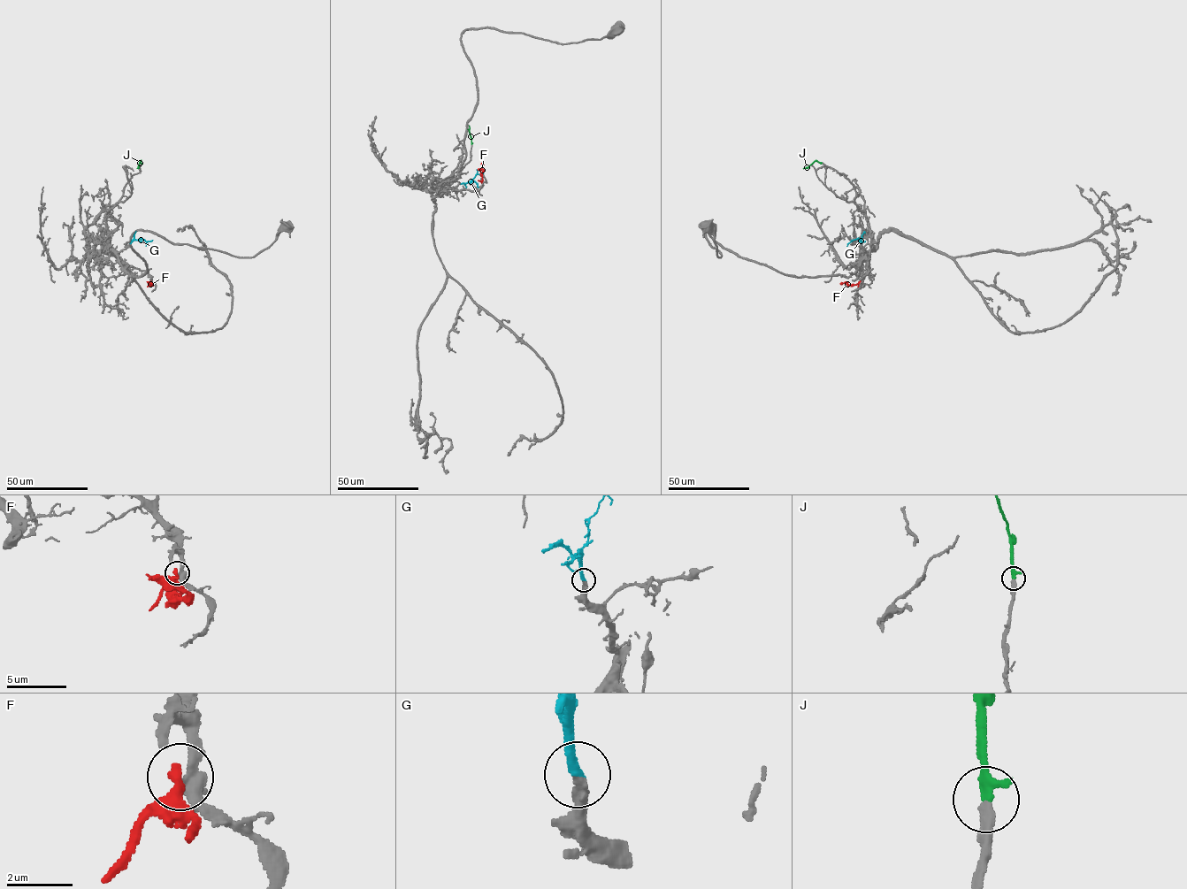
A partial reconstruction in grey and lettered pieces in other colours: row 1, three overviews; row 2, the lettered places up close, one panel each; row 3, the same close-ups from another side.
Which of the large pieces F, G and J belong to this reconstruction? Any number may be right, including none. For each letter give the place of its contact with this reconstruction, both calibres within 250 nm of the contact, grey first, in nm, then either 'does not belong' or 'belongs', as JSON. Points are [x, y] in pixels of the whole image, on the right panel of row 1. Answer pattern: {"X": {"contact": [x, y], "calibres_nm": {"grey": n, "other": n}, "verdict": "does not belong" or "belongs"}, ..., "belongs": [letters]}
{"F": {"contact": [860, 281], "calibres_nm": {"grey": 320, "other": 320}, "verdict": "does not belong"}, "G": {"contact": [861, 243], "calibres_nm": {"grey": 340, "other": 320}, "verdict": "belongs"}, "J": {"contact": [822, 163], "calibres_nm": {"grey": 360, "other": 360}, "verdict": "belongs"}, "belongs": ["G", "J"]}

